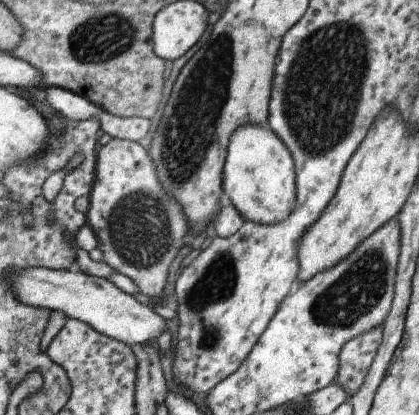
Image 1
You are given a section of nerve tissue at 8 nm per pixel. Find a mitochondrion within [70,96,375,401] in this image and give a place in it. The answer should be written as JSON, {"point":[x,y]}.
{"point":[135,232]}

